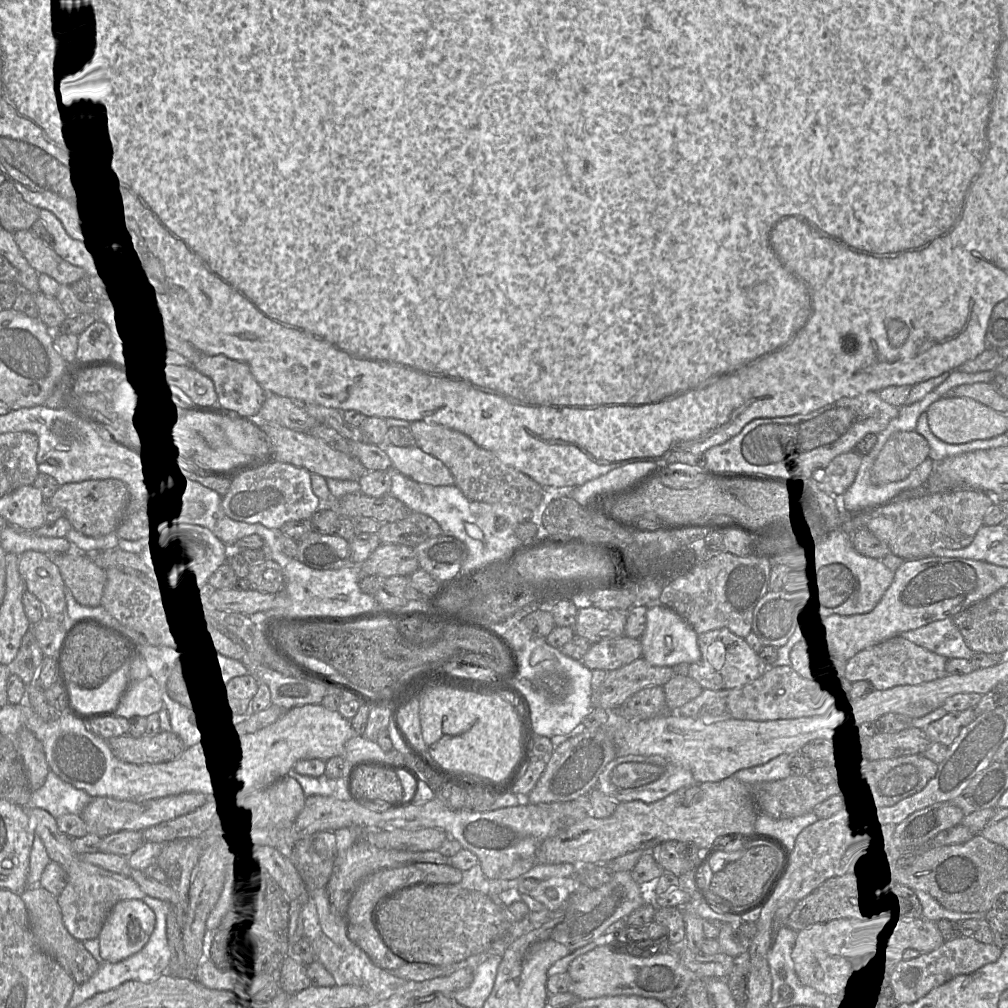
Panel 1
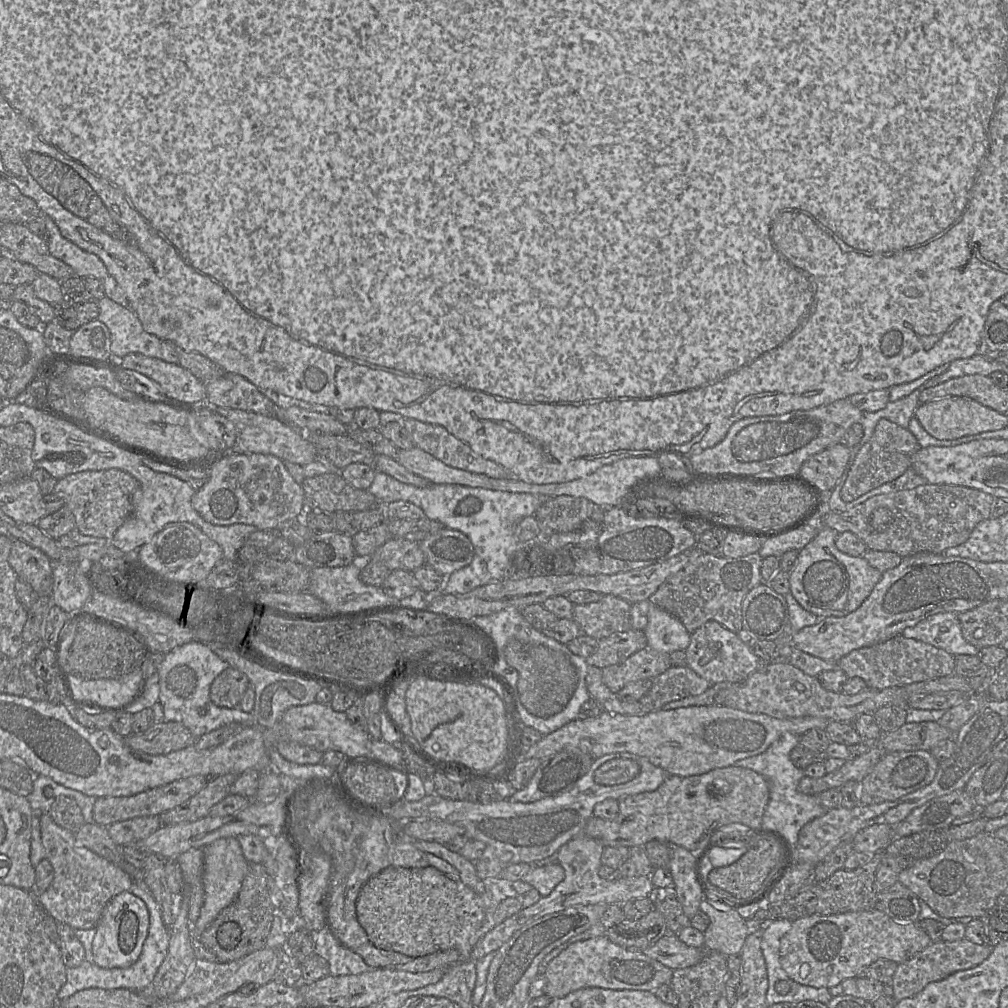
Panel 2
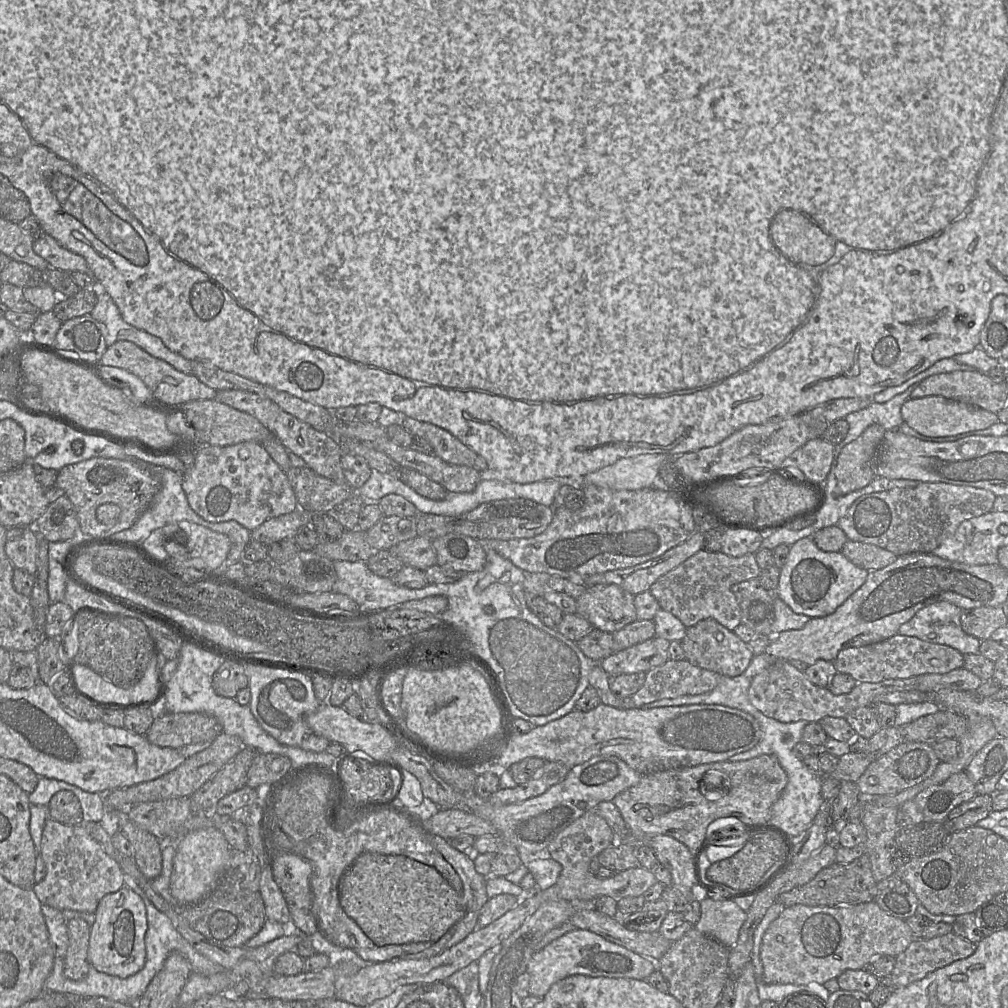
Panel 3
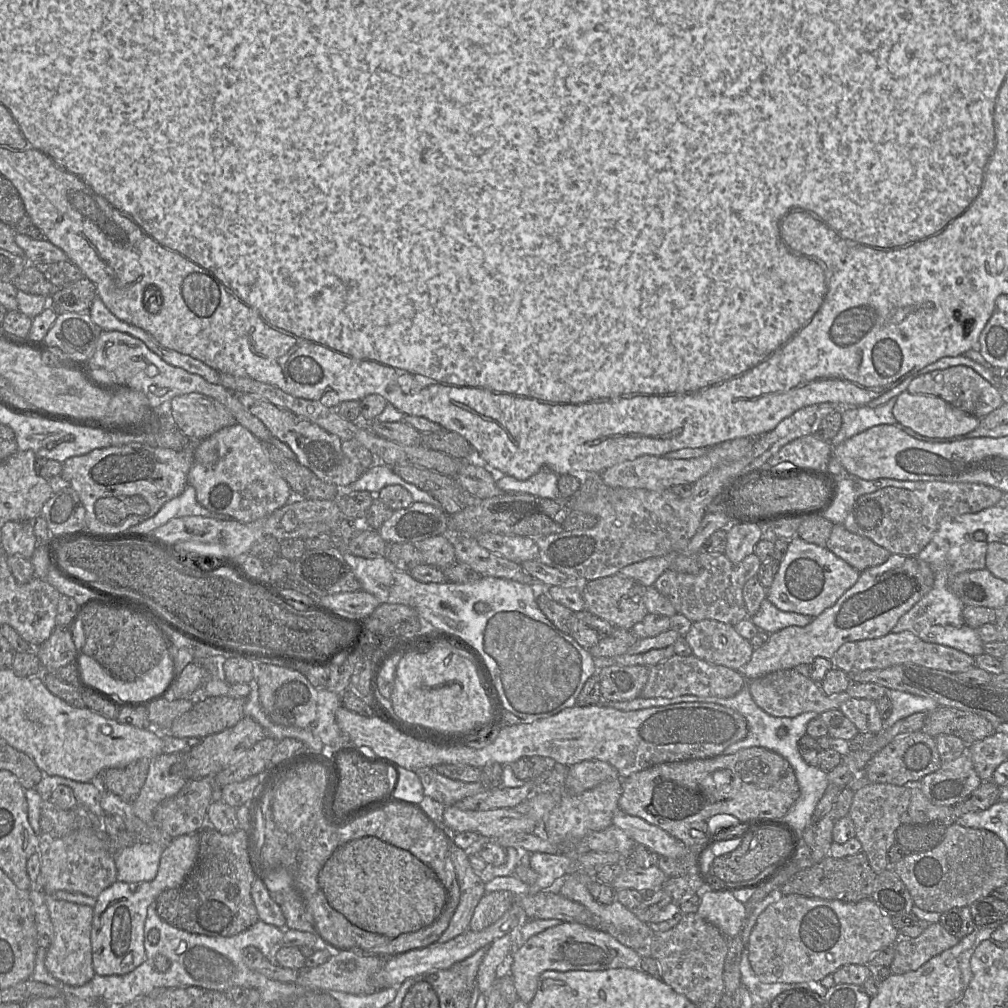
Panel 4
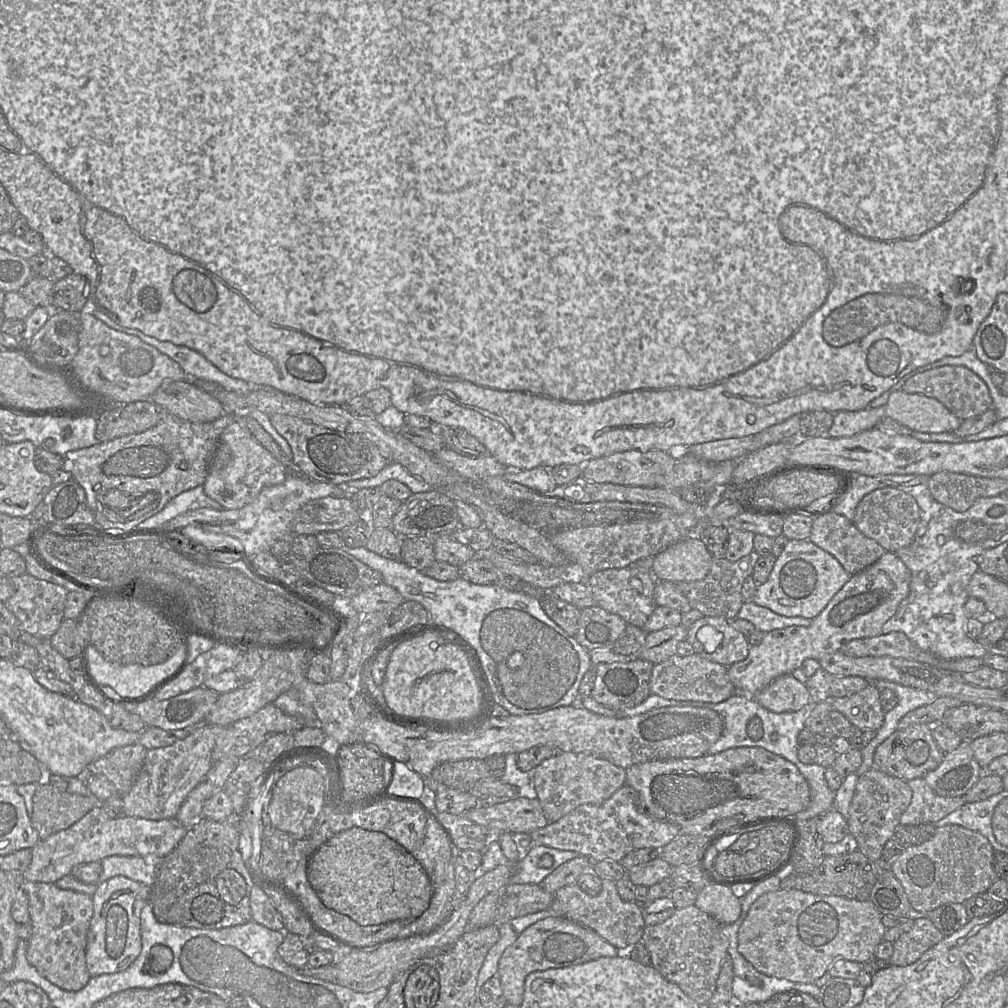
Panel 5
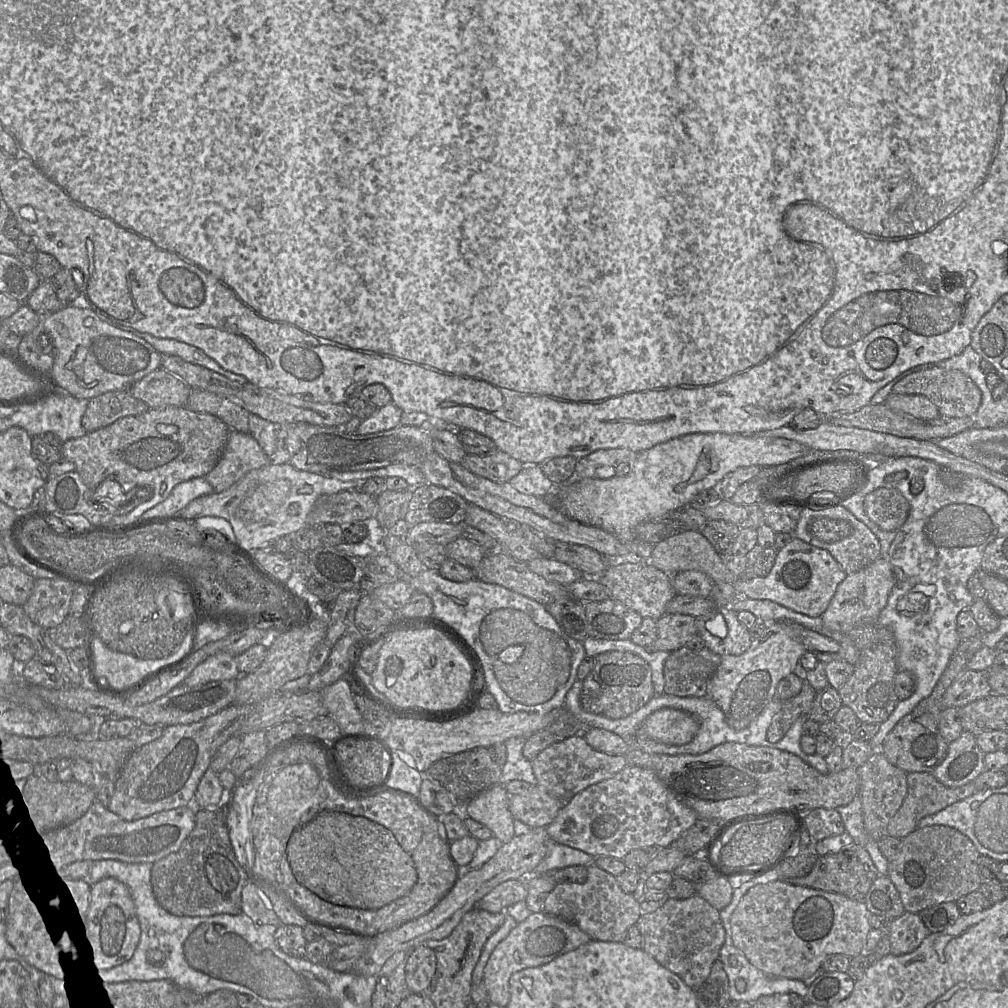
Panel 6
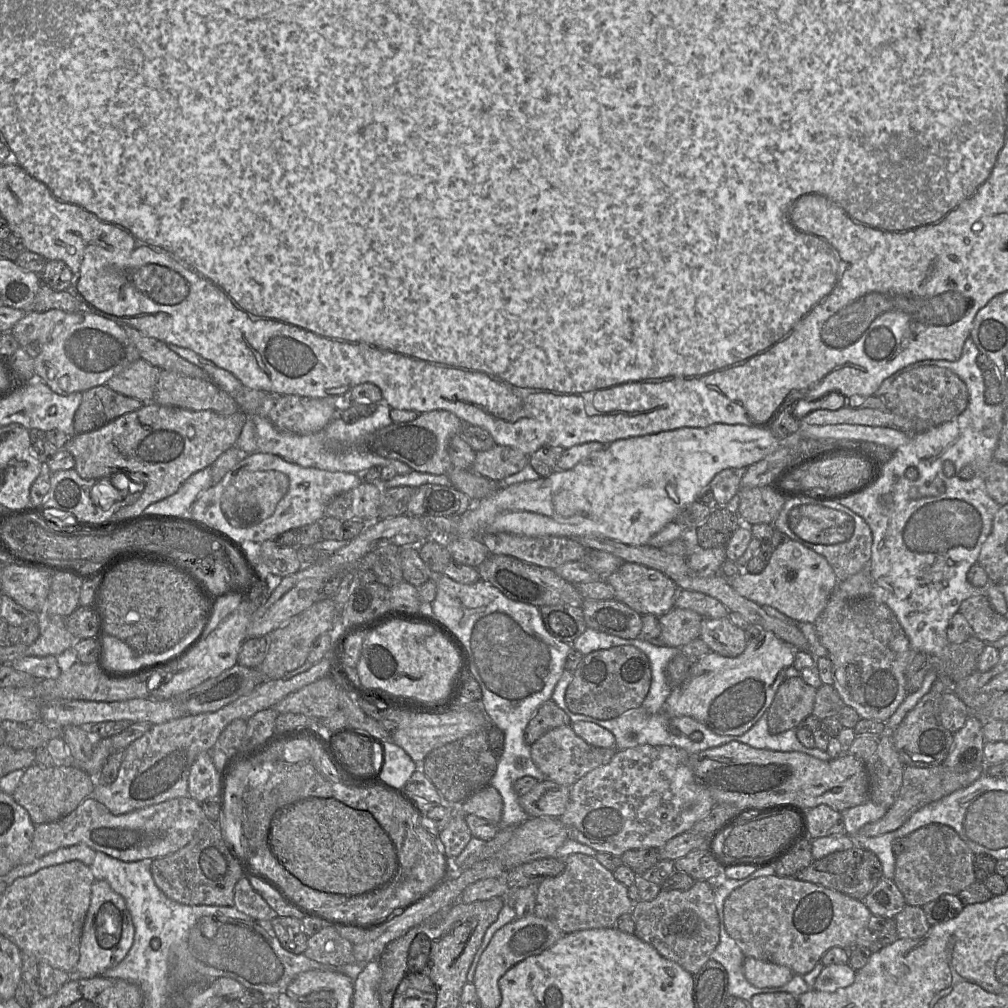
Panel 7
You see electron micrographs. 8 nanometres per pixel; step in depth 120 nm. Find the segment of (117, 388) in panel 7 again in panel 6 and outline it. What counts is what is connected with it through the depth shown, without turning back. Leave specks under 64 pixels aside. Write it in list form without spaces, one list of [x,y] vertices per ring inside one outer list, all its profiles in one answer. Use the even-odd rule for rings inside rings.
[[[160,367],[134,382],[127,390],[150,408],[184,407],[191,387],[183,380]]]

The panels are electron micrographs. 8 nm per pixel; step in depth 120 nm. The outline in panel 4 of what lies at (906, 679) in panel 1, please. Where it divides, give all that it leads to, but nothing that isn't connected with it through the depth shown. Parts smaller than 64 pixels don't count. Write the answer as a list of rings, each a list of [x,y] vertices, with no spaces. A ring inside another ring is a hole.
[[[909,631],[888,633],[880,638],[847,642],[836,651],[831,662],[835,668],[846,674],[885,669],[898,664],[916,664],[950,673],[959,673],[975,666],[974,657],[951,647],[924,642]]]

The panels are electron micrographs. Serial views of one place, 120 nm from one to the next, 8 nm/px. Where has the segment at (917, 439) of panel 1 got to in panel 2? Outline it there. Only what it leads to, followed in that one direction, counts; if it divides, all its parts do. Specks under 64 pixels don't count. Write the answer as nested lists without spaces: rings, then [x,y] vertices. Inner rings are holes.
[[[880,419],[871,438],[859,449],[850,467],[840,496],[845,502],[851,502],[863,494],[891,482],[904,474],[912,464],[914,454],[920,449],[916,437],[905,428],[888,419]]]

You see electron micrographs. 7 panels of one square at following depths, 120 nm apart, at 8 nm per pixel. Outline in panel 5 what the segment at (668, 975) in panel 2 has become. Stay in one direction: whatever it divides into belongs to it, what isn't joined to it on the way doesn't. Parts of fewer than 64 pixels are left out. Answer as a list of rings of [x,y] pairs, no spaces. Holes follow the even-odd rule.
[[[547,917],[520,933],[502,954],[497,976],[508,1004],[519,1007],[524,997],[526,977],[536,971],[583,964],[602,957],[615,957],[620,952],[594,931],[568,919]]]

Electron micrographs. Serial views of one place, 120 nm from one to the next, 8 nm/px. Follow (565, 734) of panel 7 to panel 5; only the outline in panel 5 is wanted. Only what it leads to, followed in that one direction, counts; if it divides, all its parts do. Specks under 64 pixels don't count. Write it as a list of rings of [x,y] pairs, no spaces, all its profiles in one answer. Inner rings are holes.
[[[559,752],[531,772],[530,793],[536,797],[548,823],[553,823],[584,804],[599,805],[626,784],[626,769],[584,753]]]

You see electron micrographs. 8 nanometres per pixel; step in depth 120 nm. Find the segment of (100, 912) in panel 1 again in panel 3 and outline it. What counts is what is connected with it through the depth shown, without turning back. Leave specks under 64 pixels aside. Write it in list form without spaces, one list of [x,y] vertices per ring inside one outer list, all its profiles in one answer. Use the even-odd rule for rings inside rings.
[[[53,820],[45,822],[41,851],[46,866],[45,878],[32,887],[44,905],[60,911],[75,910],[94,914],[100,900],[109,893],[117,892],[124,885],[124,872],[84,828],[84,825],[68,825]]]

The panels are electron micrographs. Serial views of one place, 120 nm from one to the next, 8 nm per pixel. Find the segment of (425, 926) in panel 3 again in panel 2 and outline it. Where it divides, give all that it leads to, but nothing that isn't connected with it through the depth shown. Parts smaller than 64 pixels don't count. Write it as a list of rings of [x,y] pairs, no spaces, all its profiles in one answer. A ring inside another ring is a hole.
[[[433,867],[385,868],[361,888],[356,902],[356,914],[369,940],[379,949],[399,952],[413,958],[456,949],[462,954],[462,961],[470,959],[473,946],[484,935],[481,928],[486,920],[483,898],[462,881],[453,881]]]

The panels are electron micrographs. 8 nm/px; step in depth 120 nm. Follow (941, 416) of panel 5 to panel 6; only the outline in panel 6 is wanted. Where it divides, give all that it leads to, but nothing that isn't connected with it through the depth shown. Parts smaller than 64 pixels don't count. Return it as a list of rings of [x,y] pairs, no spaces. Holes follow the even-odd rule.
[[[890,393],[884,404],[891,410],[917,419],[931,420],[940,416],[937,407],[923,395]]]

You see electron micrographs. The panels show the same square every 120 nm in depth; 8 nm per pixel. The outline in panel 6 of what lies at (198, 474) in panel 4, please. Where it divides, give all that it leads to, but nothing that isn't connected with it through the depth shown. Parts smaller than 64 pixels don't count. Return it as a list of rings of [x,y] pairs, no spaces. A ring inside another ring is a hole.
[[[230,430],[220,459],[205,478],[213,487],[214,492],[222,492],[242,479],[248,472],[262,468],[271,461],[251,434]]]

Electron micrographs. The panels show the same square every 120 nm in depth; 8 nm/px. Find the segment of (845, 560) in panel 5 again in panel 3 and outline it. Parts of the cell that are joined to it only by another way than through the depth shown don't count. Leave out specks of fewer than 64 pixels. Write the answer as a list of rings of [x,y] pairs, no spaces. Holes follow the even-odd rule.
[[[849,540],[841,553],[853,564],[866,570],[879,570],[893,563],[898,556],[879,546]]]

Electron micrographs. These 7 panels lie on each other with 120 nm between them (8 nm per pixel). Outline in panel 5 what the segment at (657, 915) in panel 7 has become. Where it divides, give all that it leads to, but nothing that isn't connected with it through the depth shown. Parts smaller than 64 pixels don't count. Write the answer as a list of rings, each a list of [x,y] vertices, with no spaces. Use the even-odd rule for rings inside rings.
[[[694,904],[676,909],[671,917],[660,924],[646,926],[642,936],[642,942],[651,956],[651,966],[666,980],[676,984],[688,997],[706,1007],[715,991],[722,960],[728,954],[729,941],[723,932],[723,925]]]

